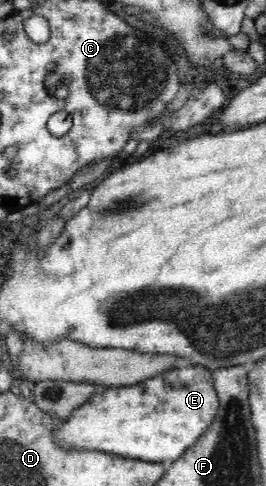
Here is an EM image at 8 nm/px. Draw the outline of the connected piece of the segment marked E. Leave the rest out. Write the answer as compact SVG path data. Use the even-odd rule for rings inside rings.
M202 365L172 370L146 382L110 388L78 407L62 426L55 426L54 441L64 449L90 449L137 461L169 464L178 460L210 428L219 400L211 370Z

